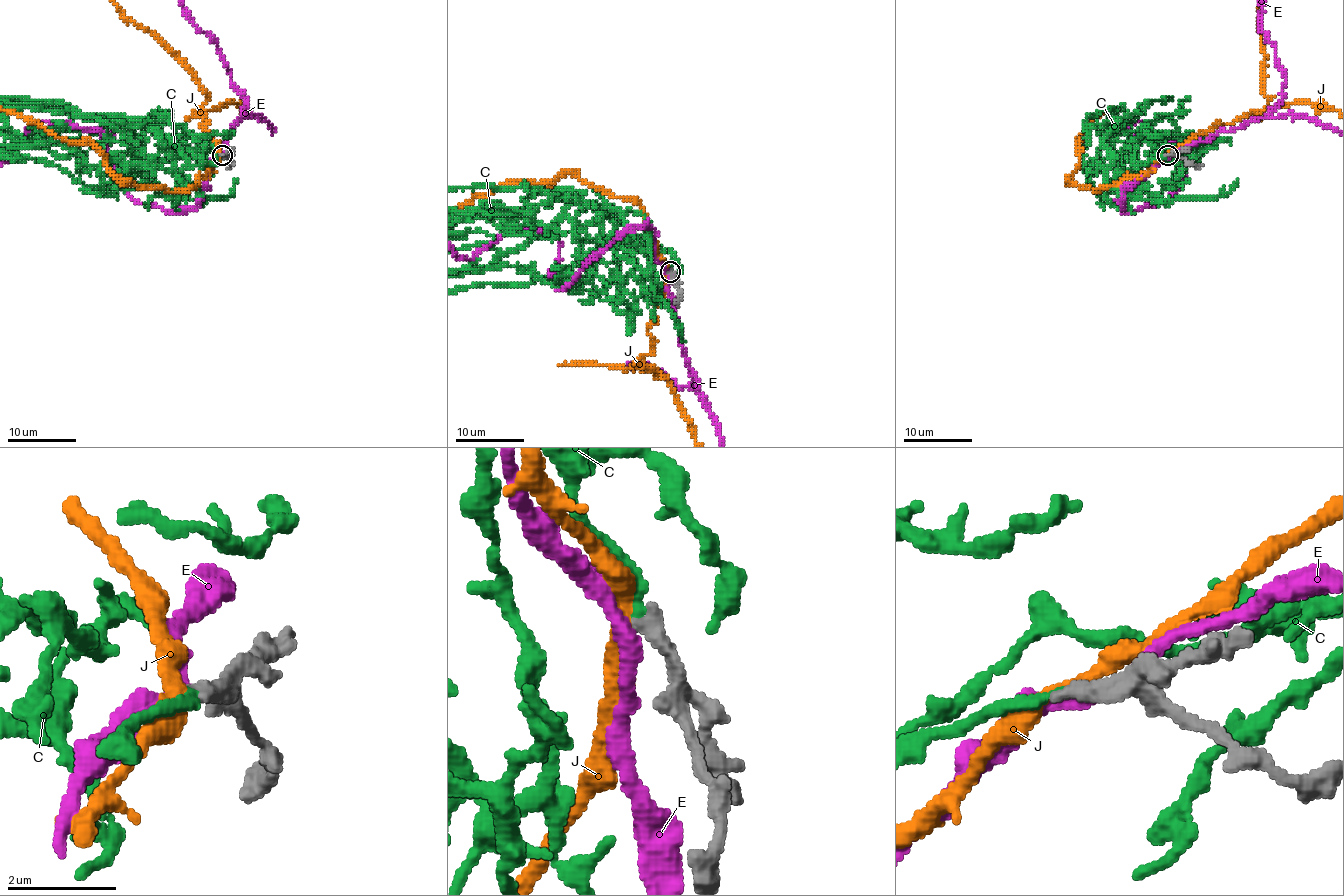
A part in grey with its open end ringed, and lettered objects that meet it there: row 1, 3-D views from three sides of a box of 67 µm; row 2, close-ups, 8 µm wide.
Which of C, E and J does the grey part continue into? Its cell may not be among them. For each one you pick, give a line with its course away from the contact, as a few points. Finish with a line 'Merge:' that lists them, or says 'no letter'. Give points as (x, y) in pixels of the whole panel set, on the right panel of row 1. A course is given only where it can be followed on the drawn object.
Merge: C

